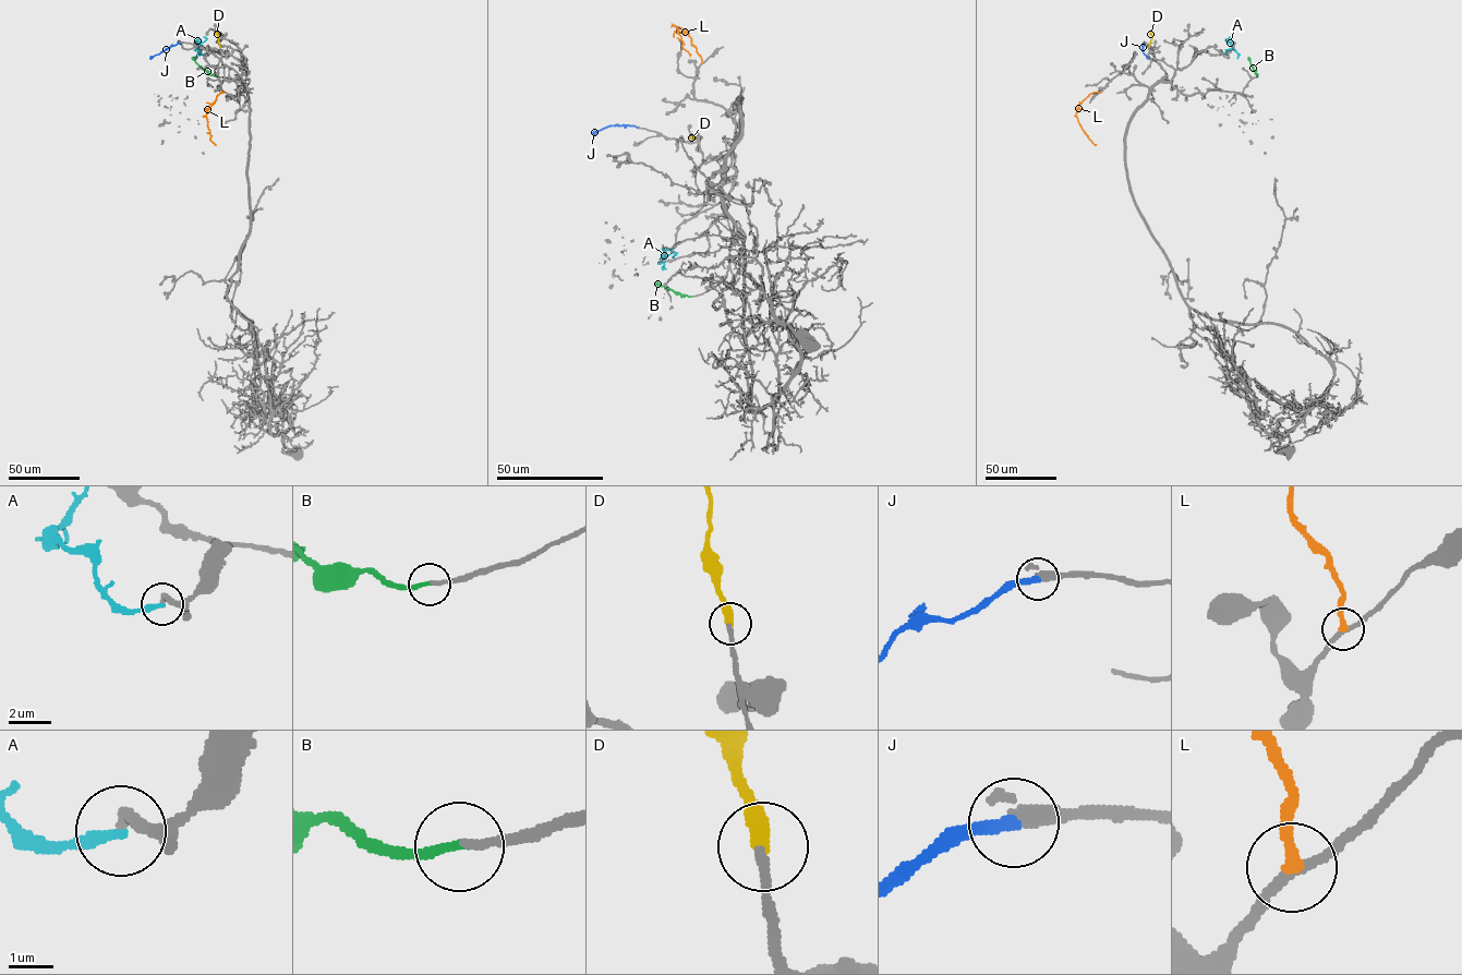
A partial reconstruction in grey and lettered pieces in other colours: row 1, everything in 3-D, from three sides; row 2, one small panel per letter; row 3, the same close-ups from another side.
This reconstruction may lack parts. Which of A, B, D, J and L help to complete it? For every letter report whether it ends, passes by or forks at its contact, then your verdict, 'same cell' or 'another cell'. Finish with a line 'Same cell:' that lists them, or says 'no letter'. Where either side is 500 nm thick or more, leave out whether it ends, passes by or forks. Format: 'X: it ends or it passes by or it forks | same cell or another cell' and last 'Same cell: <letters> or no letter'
A: it ends | another cell
B: it ends | same cell
D: it ends | same cell
J: it ends | same cell
L: it ends | another cell
Same cell: B, D, J

